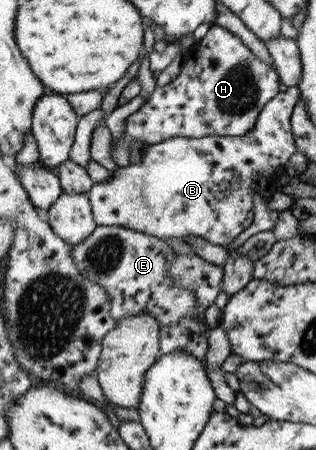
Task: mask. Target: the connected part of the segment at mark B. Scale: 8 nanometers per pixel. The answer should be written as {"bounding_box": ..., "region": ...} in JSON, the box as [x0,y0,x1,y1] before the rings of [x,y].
{"bounding_box":[86,86,299,247],"region":[[[294,86],[287,87],[285,92],[278,92],[260,109],[256,122],[252,130],[246,132],[246,136],[240,137],[204,137],[204,138],[183,138],[173,137],[154,145],[148,145],[143,152],[142,160],[138,164],[129,164],[126,167],[118,167],[109,174],[109,177],[102,182],[92,183],[90,191],[86,194],[90,207],[91,215],[95,226],[121,226],[122,228],[132,229],[144,234],[154,236],[165,240],[165,238],[185,238],[185,236],[197,236],[203,238],[206,242],[221,247],[232,242],[247,226],[252,224],[252,214],[254,214],[254,202],[252,195],[256,194],[256,182],[253,180],[256,175],[264,173],[274,173],[276,182],[277,176],[285,175],[284,165],[292,154],[296,154],[296,146],[294,146],[294,138],[290,131],[290,115],[293,111],[296,101],[299,99],[298,93]]]}

